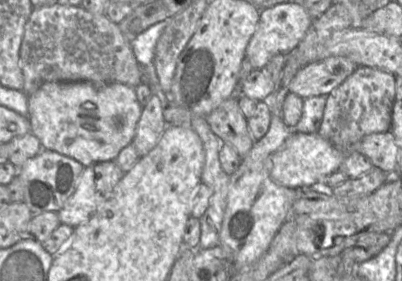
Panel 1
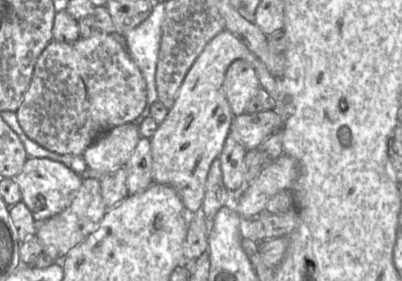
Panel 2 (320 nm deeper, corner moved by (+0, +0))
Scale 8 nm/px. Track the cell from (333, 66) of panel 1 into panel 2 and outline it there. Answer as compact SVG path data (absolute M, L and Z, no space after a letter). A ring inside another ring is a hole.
M272 109L234 116L230 128L233 138L246 151L257 149L262 142L276 132L280 125L279 115Z

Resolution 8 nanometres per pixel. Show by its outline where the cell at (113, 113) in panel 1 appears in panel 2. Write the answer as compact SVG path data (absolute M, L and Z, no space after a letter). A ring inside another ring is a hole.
M136 122L116 126L87 147L82 157L89 169L105 174L125 167L140 137Z

